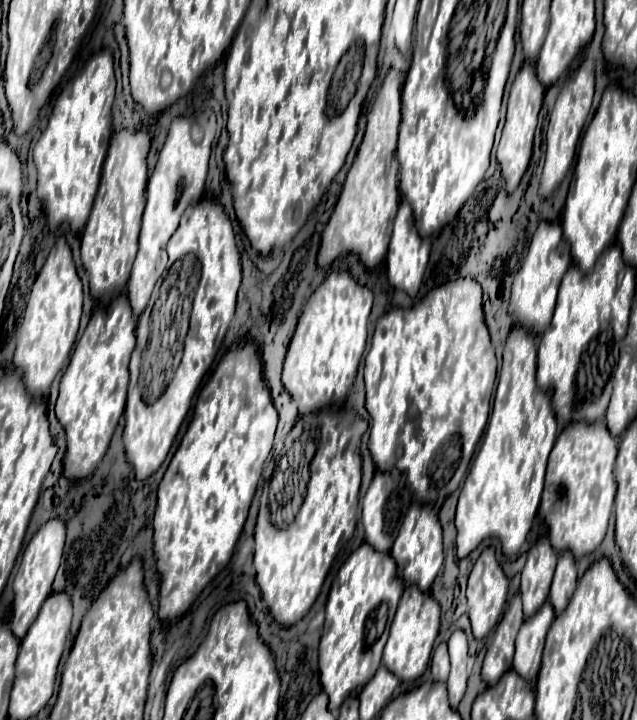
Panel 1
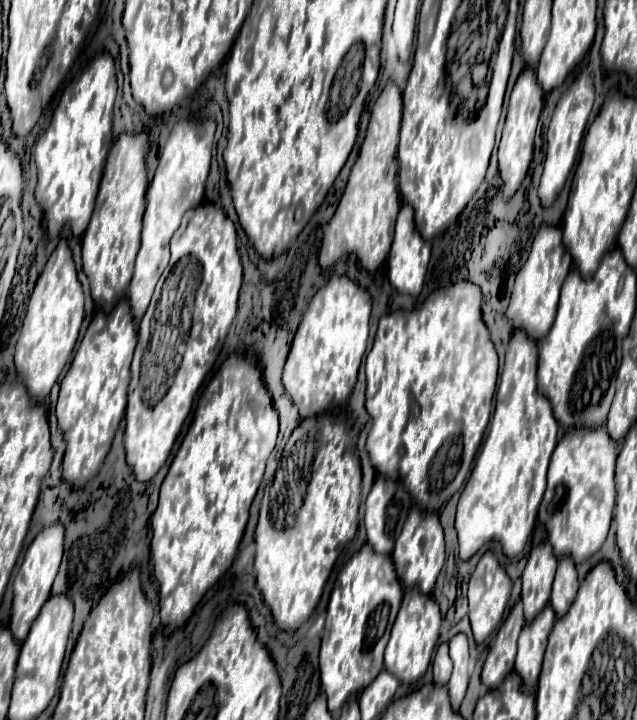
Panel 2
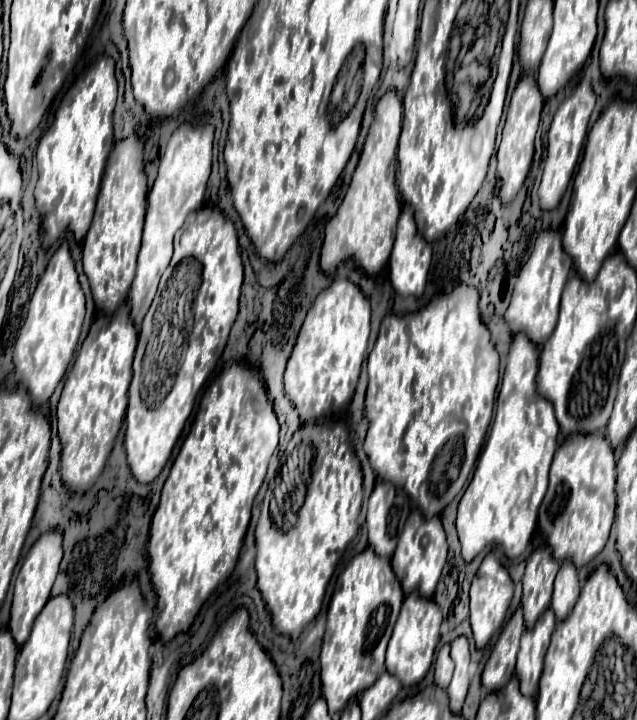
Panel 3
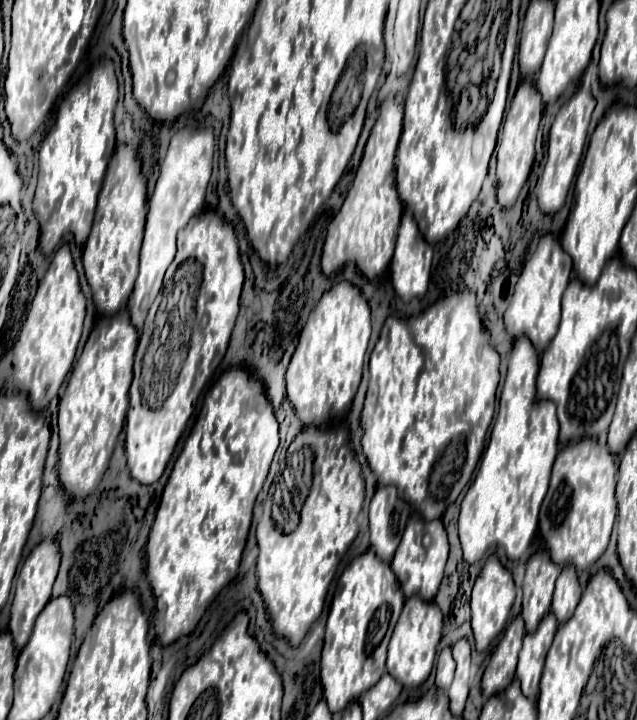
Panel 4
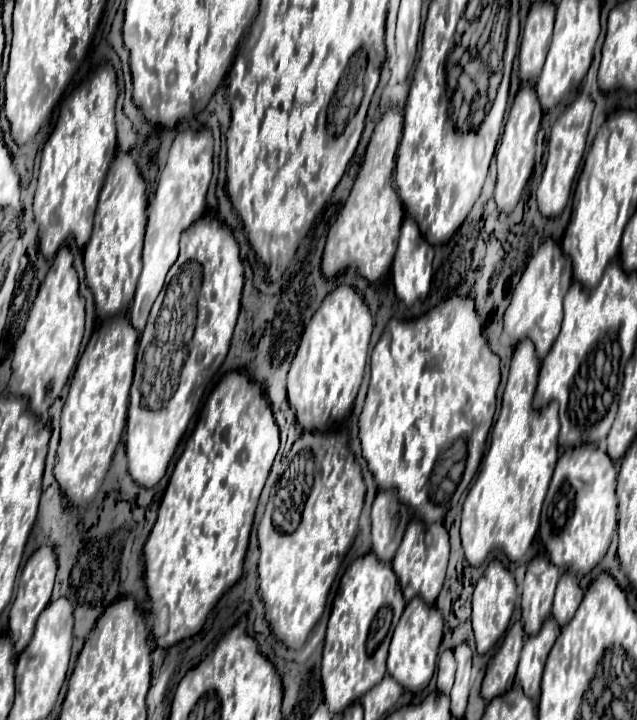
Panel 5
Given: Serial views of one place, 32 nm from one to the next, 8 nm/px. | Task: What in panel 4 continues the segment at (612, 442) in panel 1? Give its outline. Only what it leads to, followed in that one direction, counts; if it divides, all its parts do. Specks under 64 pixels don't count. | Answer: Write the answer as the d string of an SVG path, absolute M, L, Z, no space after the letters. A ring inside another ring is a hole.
M578 440L578 444L566 444L558 452L552 468L550 488L540 508L540 532L556 564L560 566L572 564L576 570L586 570L606 550L616 518L614 488L616 488L616 458L608 450L608 446L602 444L600 440Z

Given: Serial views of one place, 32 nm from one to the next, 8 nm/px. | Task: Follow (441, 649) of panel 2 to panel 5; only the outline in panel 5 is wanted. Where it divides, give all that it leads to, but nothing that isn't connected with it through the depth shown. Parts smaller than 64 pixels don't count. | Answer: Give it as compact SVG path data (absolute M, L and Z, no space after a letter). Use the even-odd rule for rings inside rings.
M444 650L438 658L438 670L436 670L436 686L440 692L448 694L454 684L454 672L456 672L456 660L452 656L452 650Z

